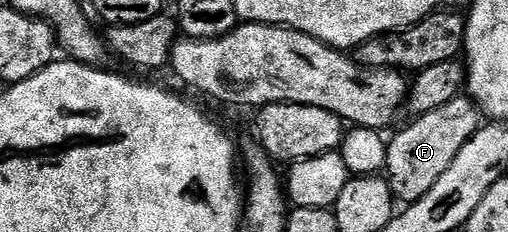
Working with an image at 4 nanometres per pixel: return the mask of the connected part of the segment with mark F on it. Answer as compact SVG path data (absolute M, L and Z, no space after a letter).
M461 93L454 97L454 101L446 101L446 105L442 105L439 109L430 109L430 113L415 116L411 121L413 123L409 127L402 128L393 139L387 140L386 178L388 184L392 186L393 196L399 202L401 199L401 204L404 205L426 197L426 193L430 193L430 189L434 189L434 181L438 181L438 177L442 177L442 173L446 173L446 169L450 169L450 161L454 161L454 157L458 157L458 149L462 149L462 145L466 145L466 141L470 141L470 137L474 137L474 133L480 130L482 112L467 94Z

